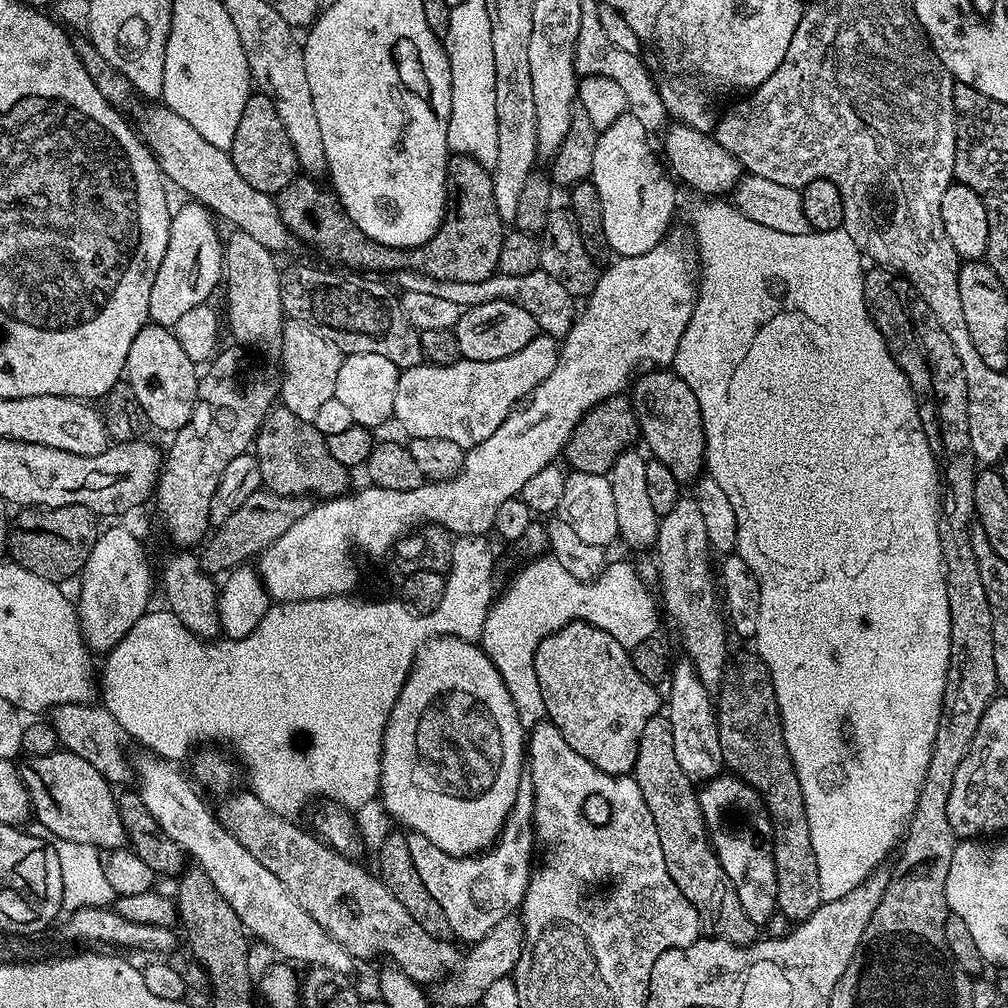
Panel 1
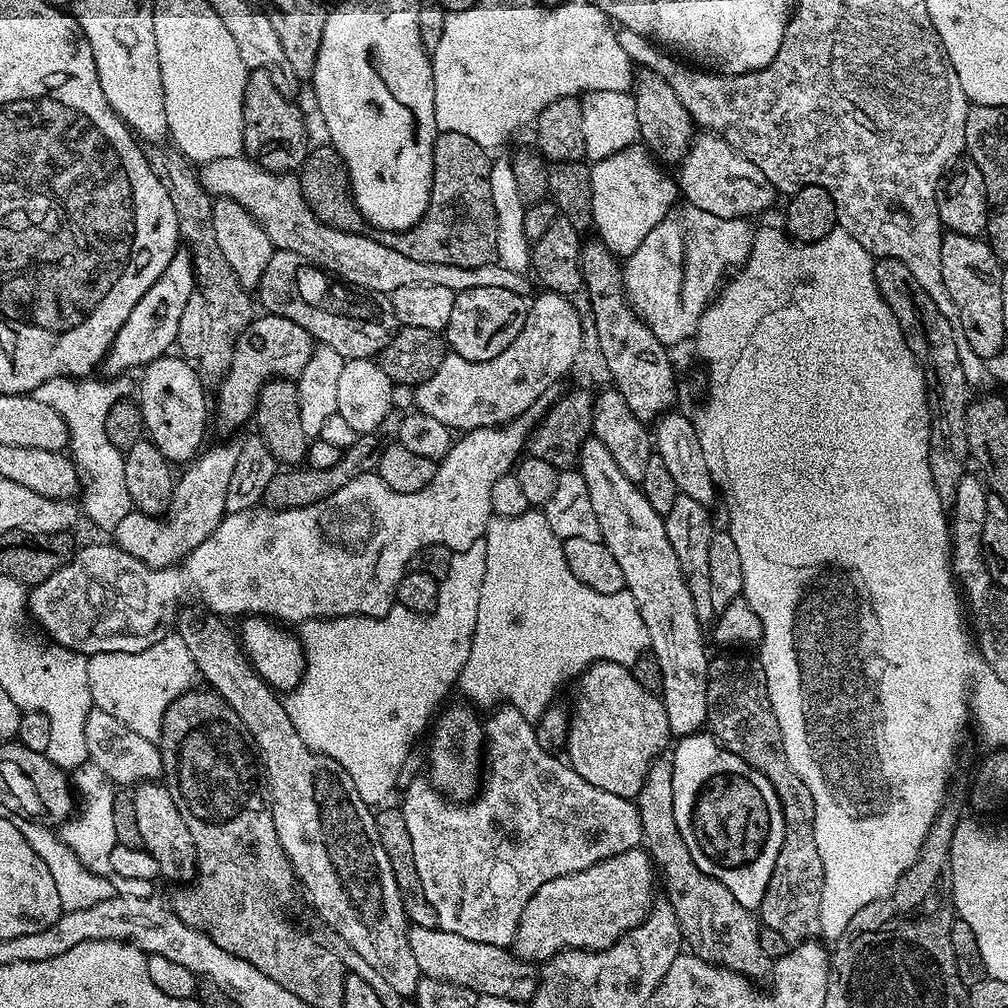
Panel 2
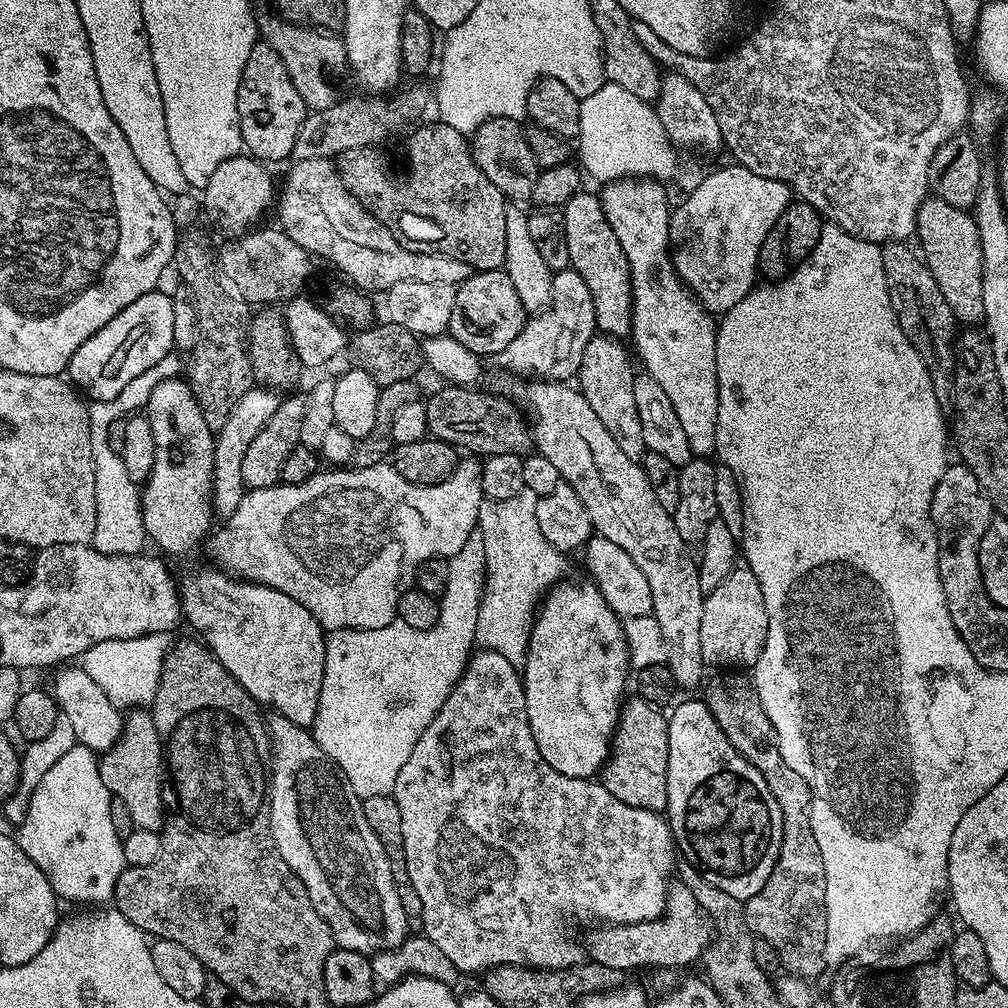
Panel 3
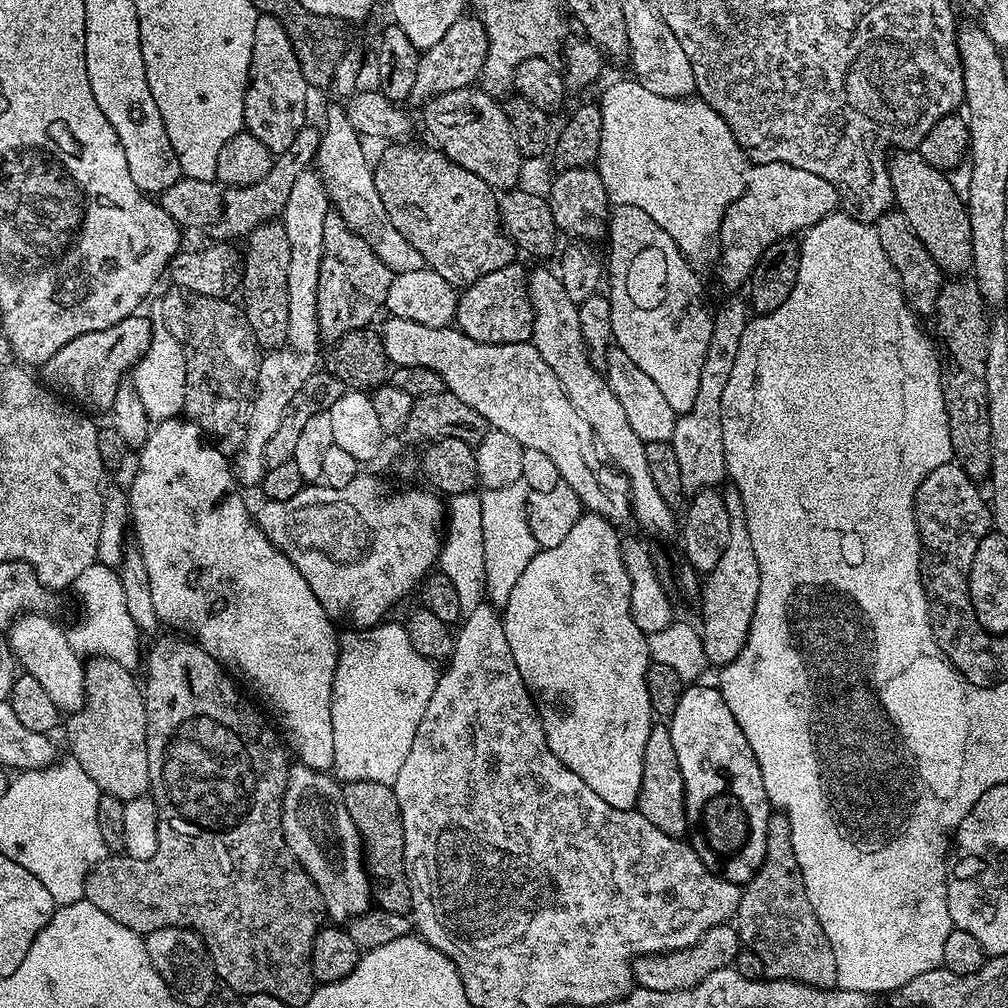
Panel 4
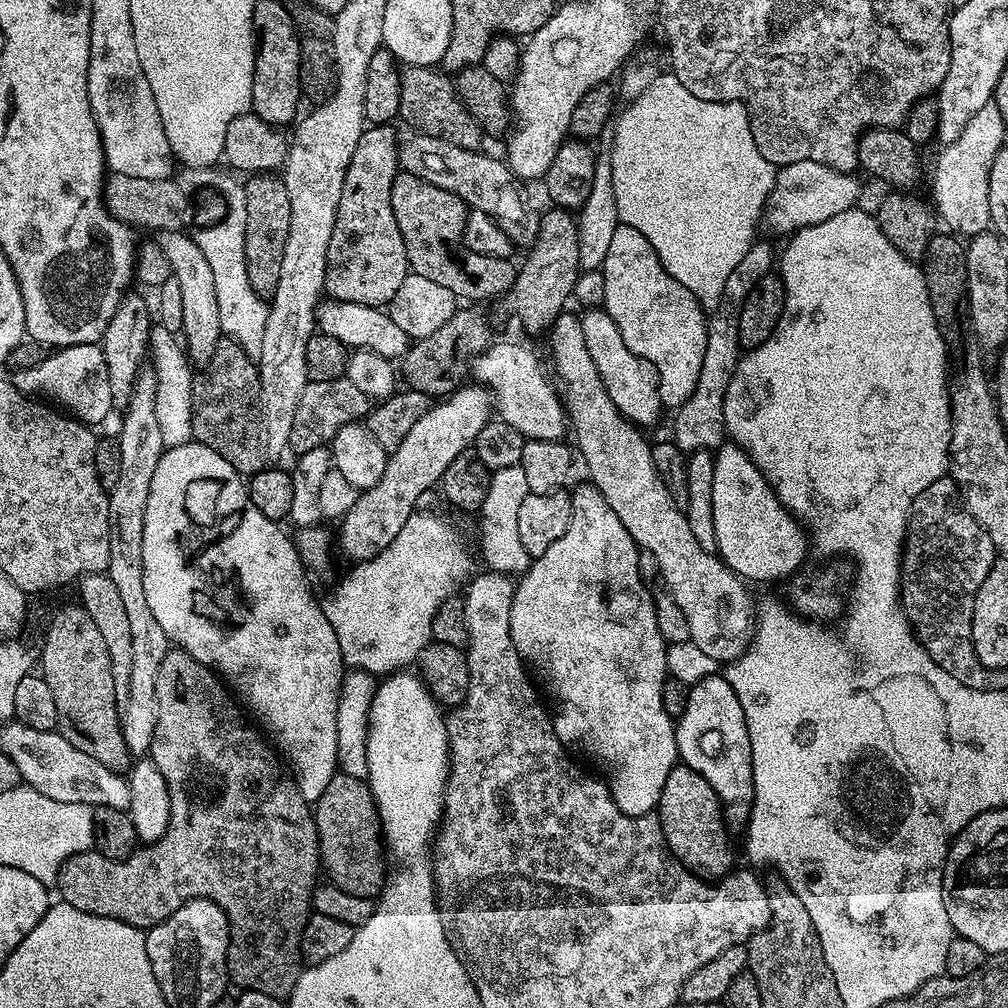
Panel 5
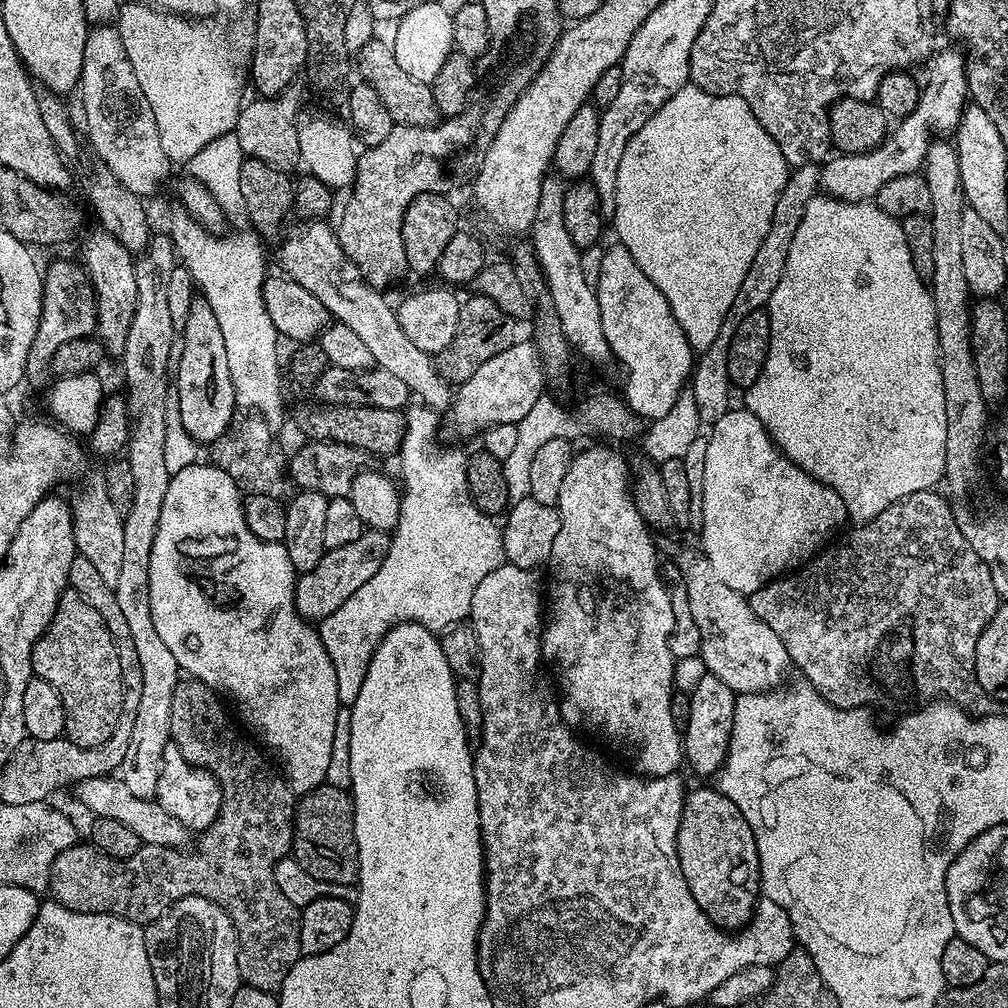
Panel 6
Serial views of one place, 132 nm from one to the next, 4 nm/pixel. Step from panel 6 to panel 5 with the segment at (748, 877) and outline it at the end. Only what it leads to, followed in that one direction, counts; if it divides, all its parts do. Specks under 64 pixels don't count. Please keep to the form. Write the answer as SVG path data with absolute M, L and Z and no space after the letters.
M683 762L673 766L666 777L666 786L662 786L658 815L662 834L672 855L677 856L682 866L686 866L695 876L715 882L733 871L732 852L728 849L730 828L724 819L724 806L718 794L714 794L714 786L710 786L710 782L706 782L698 770Z

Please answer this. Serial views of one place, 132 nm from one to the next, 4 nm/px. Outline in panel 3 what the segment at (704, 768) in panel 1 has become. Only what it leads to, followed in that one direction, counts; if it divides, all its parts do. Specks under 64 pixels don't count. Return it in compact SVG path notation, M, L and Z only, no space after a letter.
M543 378L533 379L525 384L528 385L521 390L519 403L521 405L532 404L530 427L535 451L539 455L550 458L551 464L558 469L561 481L569 484L574 494L582 498L582 506L586 506L586 514L590 514L593 529L599 535L610 538L610 542L622 546L622 550L626 550L626 554L634 558L634 563L642 570L642 574L646 574L646 582L650 582L650 598L654 598L651 615L662 628L662 638L668 647L667 665L674 674L677 689L696 687L699 689L705 679L704 672L706 672L699 638L706 594L698 582L697 561L688 553L691 552L689 545L682 542L682 537L679 536L672 521L672 513L662 510L658 498L654 498L654 490L650 490L650 481L647 480L643 467L631 461L630 458L626 458L626 455L618 450L617 443L606 430L606 426L602 426L598 414L590 410L590 402L586 402L584 393L579 387L568 382Z

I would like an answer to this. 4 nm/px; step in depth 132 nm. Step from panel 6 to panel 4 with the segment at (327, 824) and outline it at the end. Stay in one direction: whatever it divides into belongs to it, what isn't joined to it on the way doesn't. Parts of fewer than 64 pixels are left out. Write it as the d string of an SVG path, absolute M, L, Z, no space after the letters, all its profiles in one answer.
M354 782L343 785L346 810L354 818L366 853L366 867L372 882L372 895L381 912L409 915L412 910L412 891L404 861L404 831L396 789L382 782Z

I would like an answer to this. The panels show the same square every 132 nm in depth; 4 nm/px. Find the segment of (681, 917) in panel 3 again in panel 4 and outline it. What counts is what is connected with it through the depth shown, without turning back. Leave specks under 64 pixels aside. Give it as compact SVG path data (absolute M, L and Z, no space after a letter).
M731 923L719 924L710 929L693 948L635 957L632 962L632 975L639 987L663 992L681 992L698 986L698 982L702 982L702 978L706 978L708 974L714 974L714 970L735 965L741 947L740 936L735 927Z

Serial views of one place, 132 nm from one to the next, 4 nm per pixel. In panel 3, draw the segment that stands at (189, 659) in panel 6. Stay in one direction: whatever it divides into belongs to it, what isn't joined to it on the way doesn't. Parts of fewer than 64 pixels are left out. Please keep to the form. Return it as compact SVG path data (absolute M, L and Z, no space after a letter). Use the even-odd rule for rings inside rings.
M184 378L158 383L149 398L146 415L150 430L154 430L154 470L140 493L145 534L165 552L165 557L184 556L200 543L201 547L214 528L214 431L206 424L192 388ZM207 567L179 581L180 611L186 624L188 620L189 626L197 632L193 633L203 641L217 662L237 680L242 690L255 698L257 704L269 704L275 715L285 716L290 718L290 722L308 728L318 714L318 698L326 666L326 630L318 618L314 618L314 614L302 606L302 602L294 602L294 598L265 584L254 584L215 567Z

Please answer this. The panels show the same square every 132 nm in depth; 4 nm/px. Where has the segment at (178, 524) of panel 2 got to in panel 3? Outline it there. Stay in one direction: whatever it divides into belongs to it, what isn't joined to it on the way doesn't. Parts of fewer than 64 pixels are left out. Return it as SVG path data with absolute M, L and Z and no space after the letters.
M253 386L238 398L237 405L230 412L226 424L215 433L214 439L214 470L212 471L212 510L217 517L226 518L238 510L238 502L242 502L245 494L242 478L242 458L246 458L246 449L254 442L258 430L270 422L274 410L278 410L281 397L273 389Z

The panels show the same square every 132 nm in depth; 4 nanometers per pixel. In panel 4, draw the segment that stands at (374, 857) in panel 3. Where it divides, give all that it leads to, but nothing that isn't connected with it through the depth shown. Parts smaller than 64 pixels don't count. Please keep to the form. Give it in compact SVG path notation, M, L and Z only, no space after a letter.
M293 763L288 770L280 821L286 846L296 855L296 861L304 867L306 874L310 874L314 886L318 886L329 921L347 922L373 907L364 846L354 826L354 818L350 818L350 810L346 810L344 790L335 775Z

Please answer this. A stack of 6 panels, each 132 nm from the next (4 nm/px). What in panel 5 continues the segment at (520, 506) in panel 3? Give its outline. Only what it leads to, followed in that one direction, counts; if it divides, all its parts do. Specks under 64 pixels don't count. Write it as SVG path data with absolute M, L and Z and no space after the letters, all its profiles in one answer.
M520 467L507 468L492 473L490 490L486 490L486 502L482 502L478 519L480 519L480 552L489 569L505 574L523 574L527 572L530 558L518 535L518 506L522 498L528 496L526 474Z

